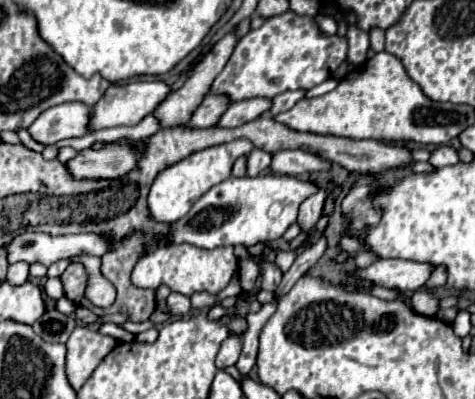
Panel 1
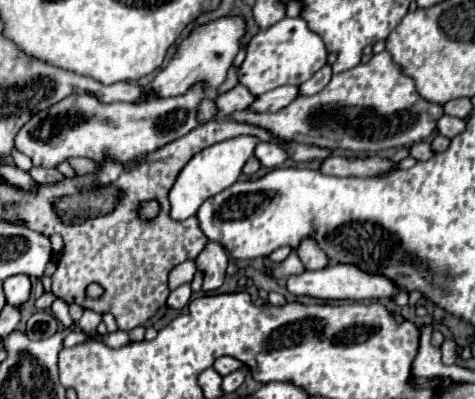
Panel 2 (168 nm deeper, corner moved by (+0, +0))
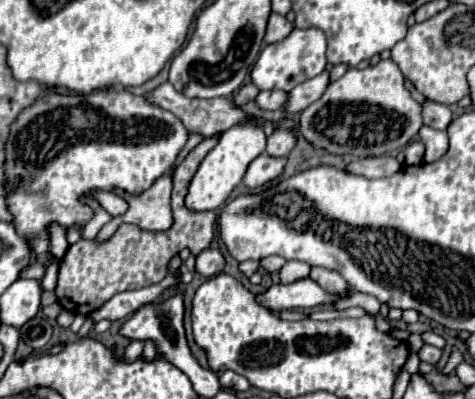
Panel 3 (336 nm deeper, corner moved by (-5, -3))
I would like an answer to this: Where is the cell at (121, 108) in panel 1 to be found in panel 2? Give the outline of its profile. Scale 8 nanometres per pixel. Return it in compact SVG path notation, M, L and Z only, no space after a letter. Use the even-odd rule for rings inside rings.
M240 15L218 17L192 29L192 33L176 47L176 53L172 55L170 63L156 75L150 89L160 99L184 95L196 83L204 83L206 91L216 91L228 75L228 69L232 67L234 57L240 51L244 35L246 35L246 19Z

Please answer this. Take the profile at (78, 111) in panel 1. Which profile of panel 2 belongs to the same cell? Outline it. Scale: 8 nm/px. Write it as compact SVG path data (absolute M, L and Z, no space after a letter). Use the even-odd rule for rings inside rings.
M194 85L186 95L180 95L180 97L152 99L148 103L132 103L132 105L128 105L128 103L100 103L92 95L68 95L60 103L32 115L30 121L24 123L22 129L16 133L14 147L20 153L28 155L32 159L34 167L46 167L46 169L54 169L70 157L86 157L96 165L100 165L106 159L124 165L128 161L138 159L140 155L148 155L148 153L168 145L170 141L180 139L182 135L186 135L188 131L198 127L196 107L198 107L198 101L204 99L206 95L208 93L206 93L204 85Z

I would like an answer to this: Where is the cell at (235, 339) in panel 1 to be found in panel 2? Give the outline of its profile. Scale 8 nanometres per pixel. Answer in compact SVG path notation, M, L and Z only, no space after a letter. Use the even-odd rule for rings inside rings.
M220 357L220 359L214 363L216 373L220 373L222 377L228 375L228 373L232 373L232 371L238 371L240 367L242 367L242 363L236 361L236 359L232 359L232 357Z

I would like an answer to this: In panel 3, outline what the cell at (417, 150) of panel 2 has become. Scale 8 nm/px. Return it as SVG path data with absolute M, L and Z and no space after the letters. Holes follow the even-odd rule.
M419 138L411 140L411 142L409 142L409 146L405 148L405 164L407 164L407 166L421 164L423 154L425 154L425 144L423 144Z

